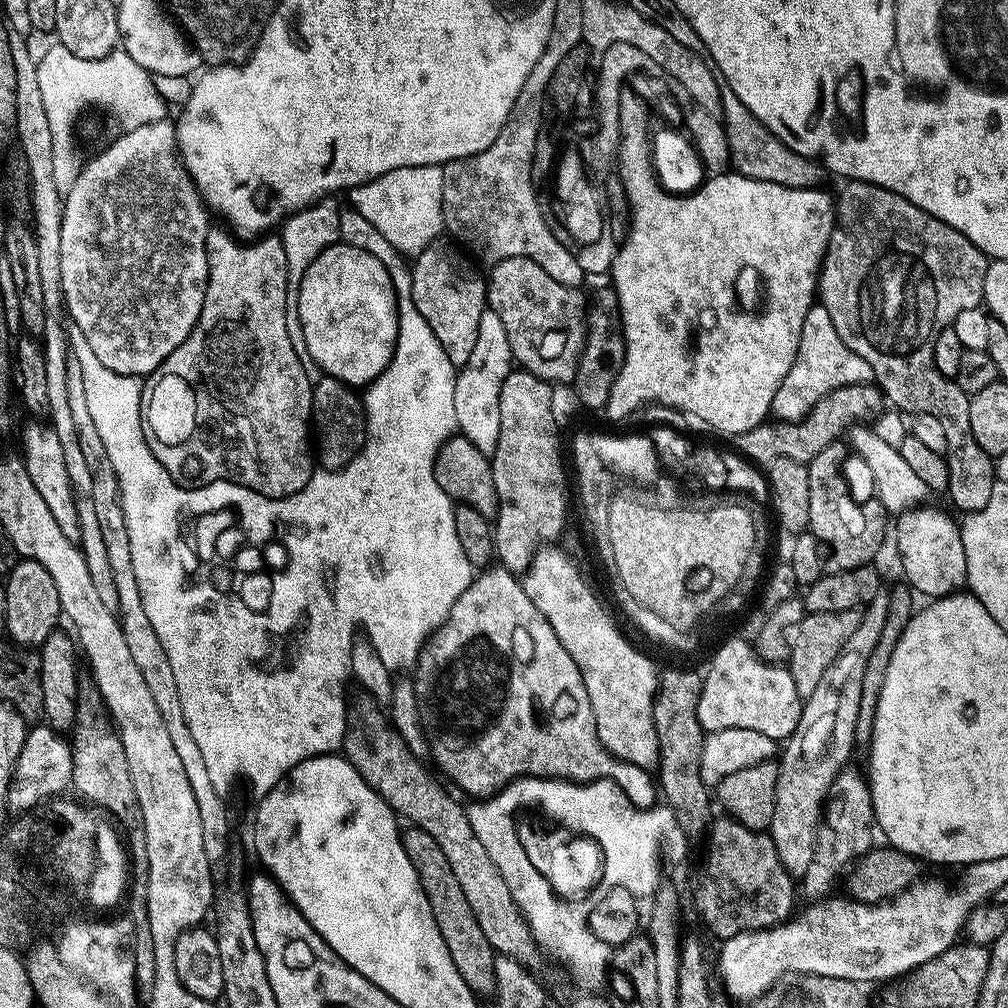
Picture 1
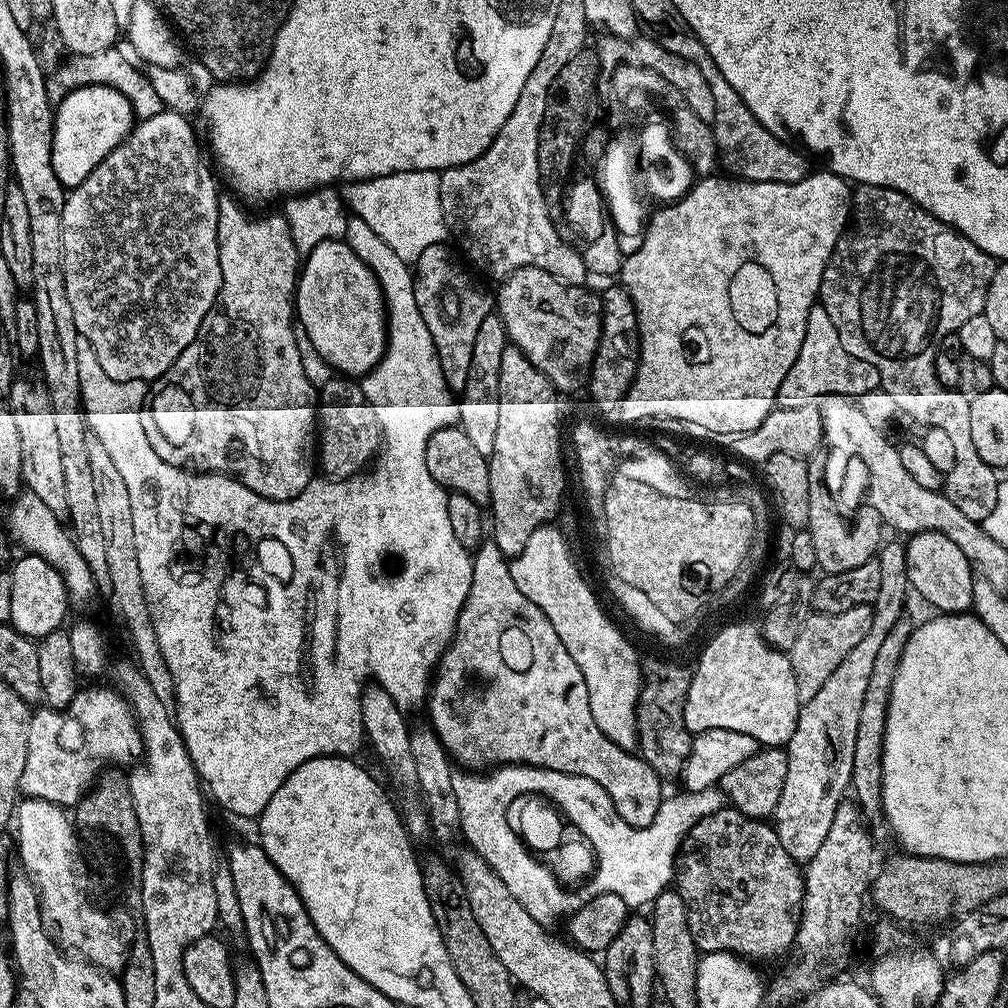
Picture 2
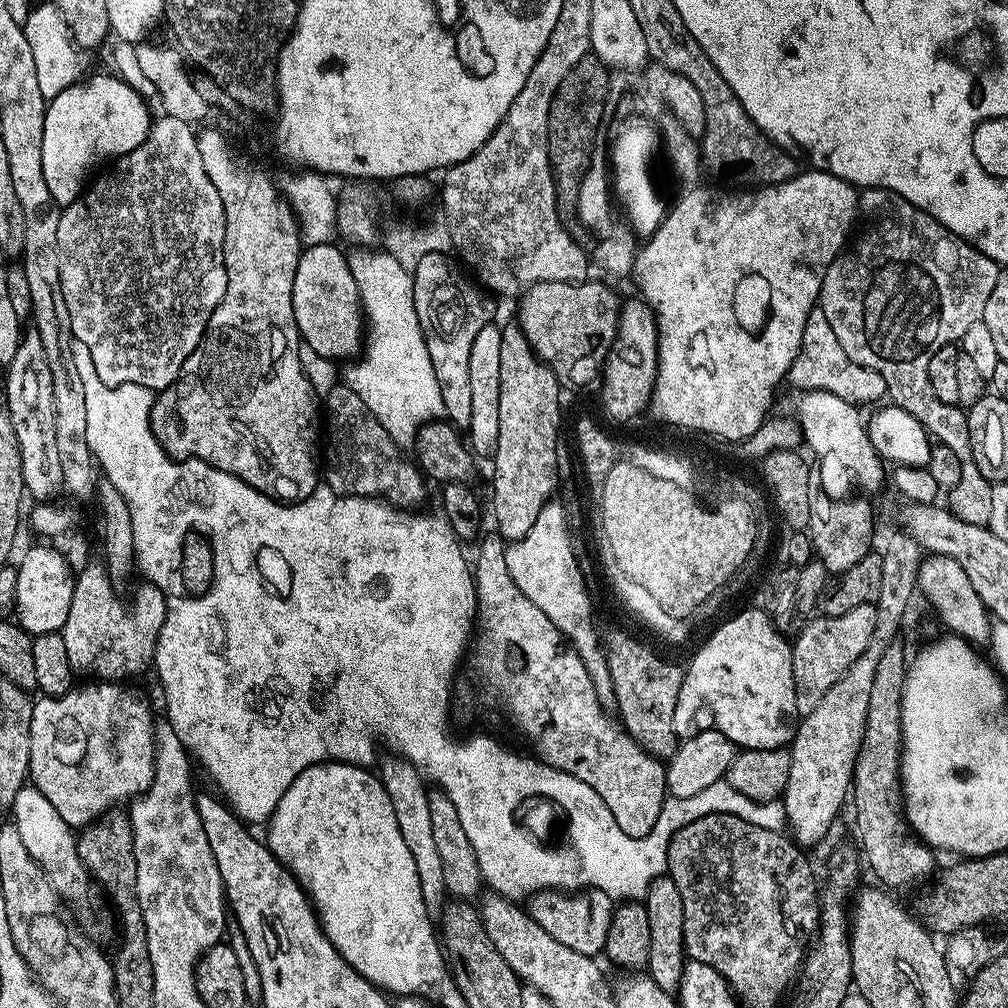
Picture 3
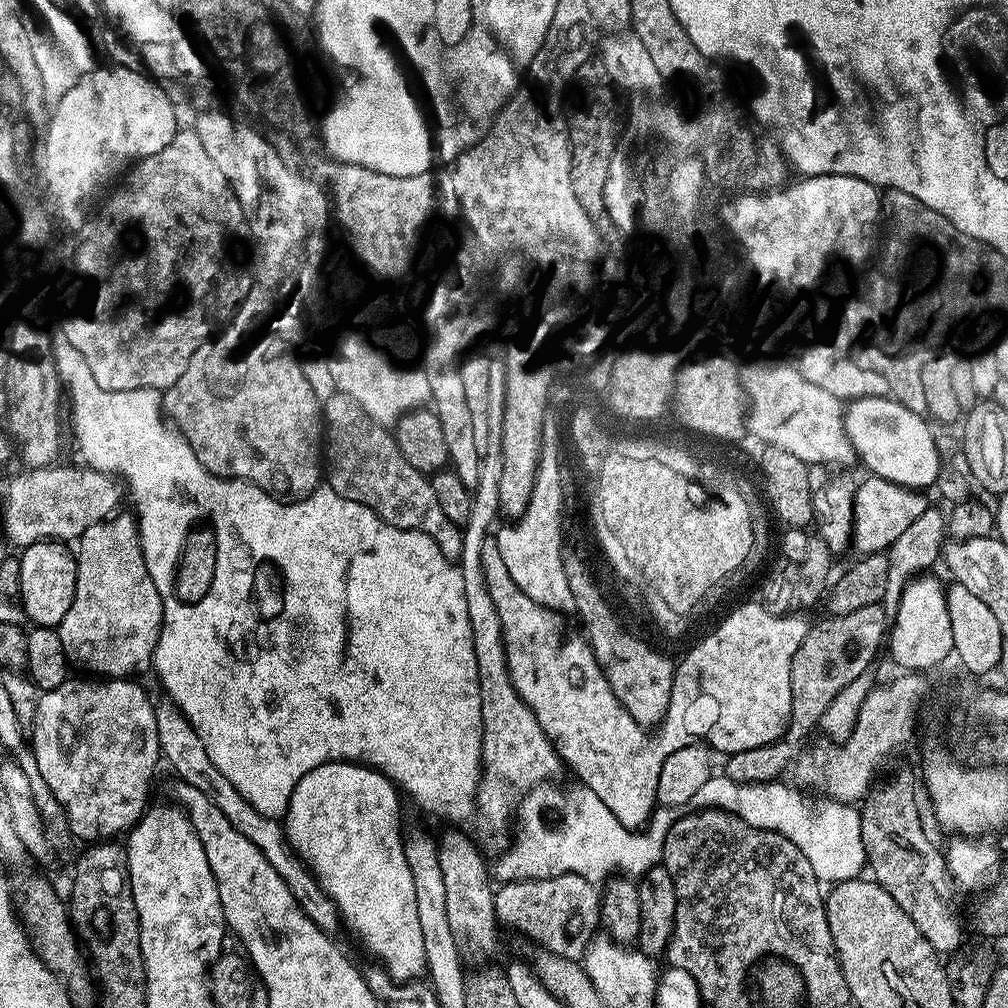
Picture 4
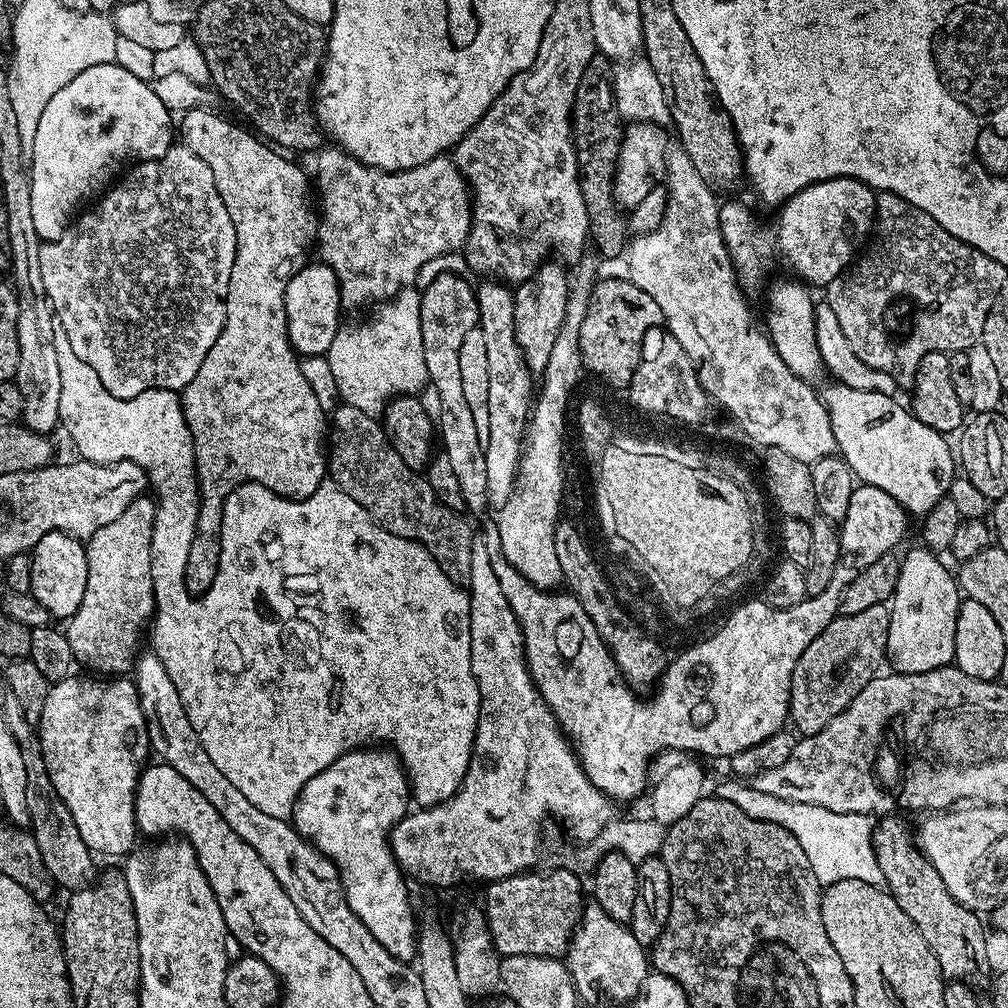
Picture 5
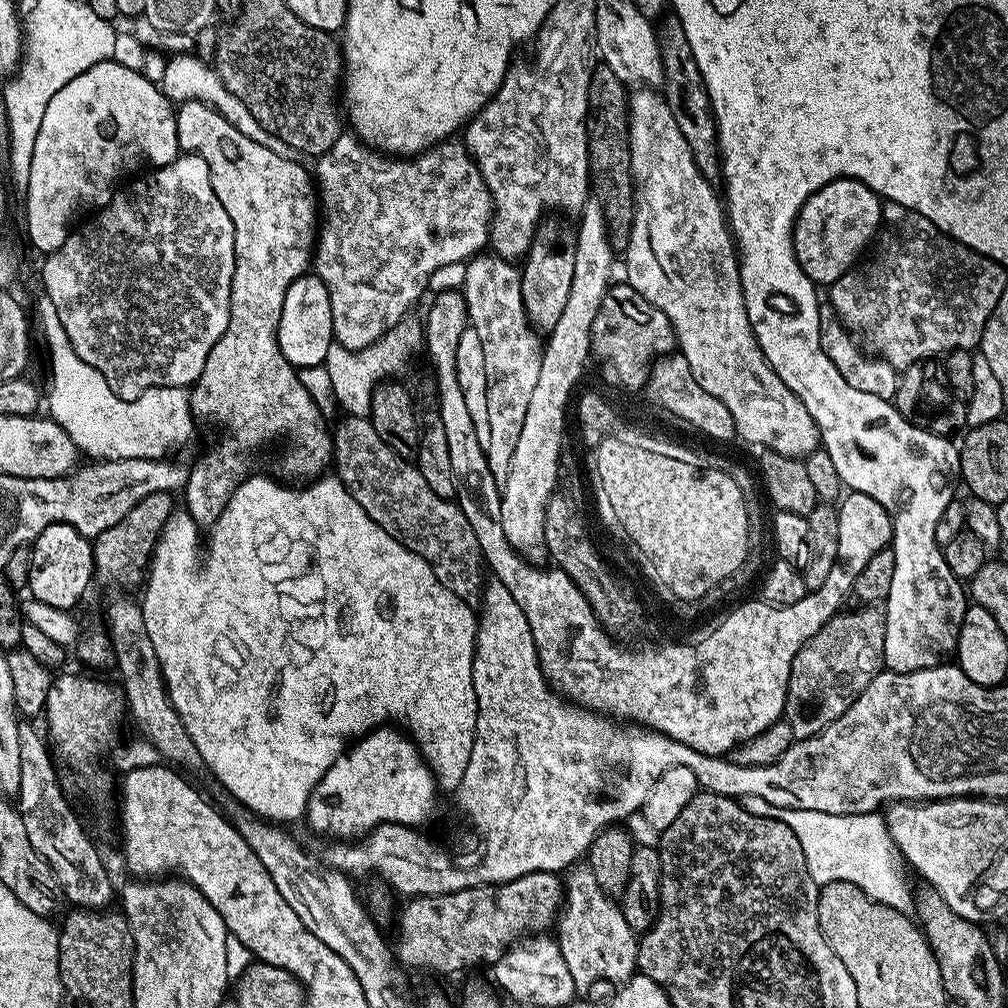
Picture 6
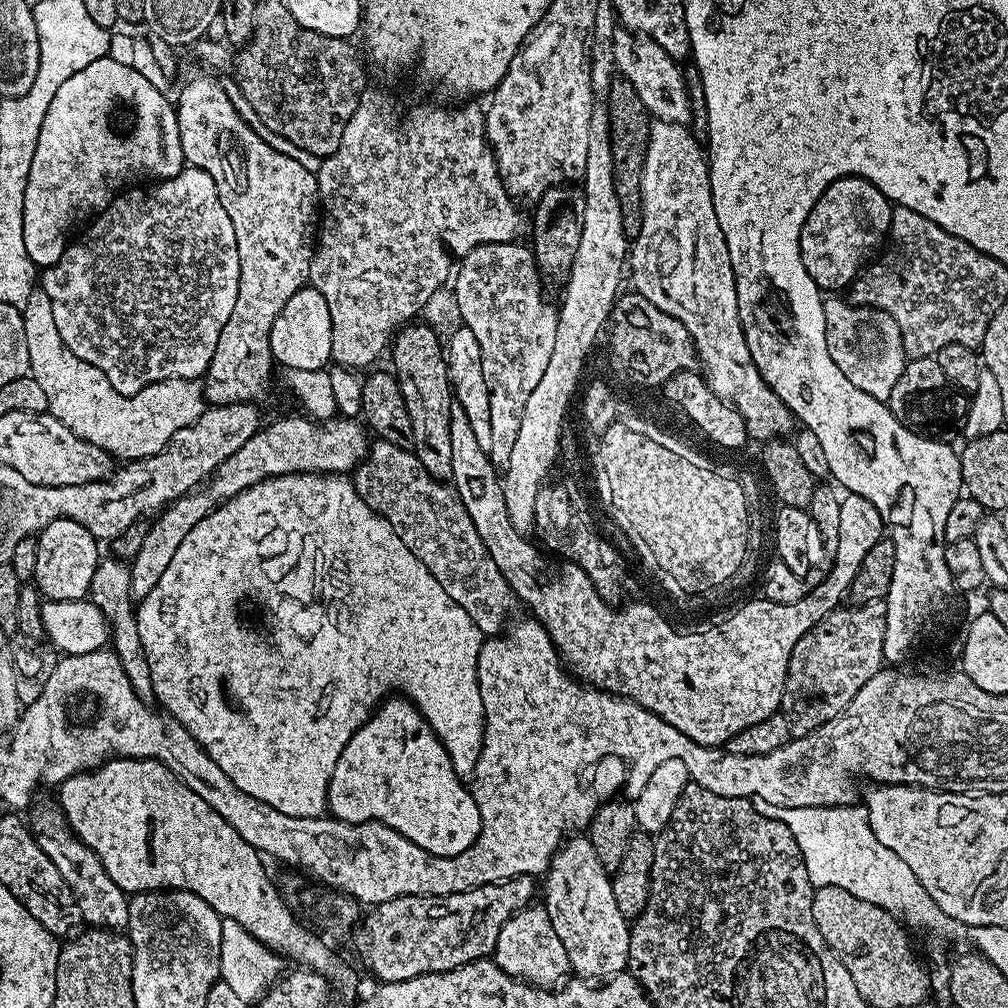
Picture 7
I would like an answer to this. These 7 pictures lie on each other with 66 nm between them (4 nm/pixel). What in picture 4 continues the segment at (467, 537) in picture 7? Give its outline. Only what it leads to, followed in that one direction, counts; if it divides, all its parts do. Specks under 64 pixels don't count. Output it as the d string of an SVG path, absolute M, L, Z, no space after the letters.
M337 392L334 398L323 401L322 432L326 437L322 444L322 460L326 465L328 487L333 488L342 498L369 507L387 524L400 527L402 530L421 531L422 534L429 535L441 548L444 557L453 562L459 561L464 541L461 525L450 522L450 518L442 514L438 506L438 497L434 495L432 489L431 479L425 473L414 470L410 462L406 462L402 450L398 450L395 435L385 425L374 422L374 418L370 418L370 414L366 414L366 410L362 410L362 406L354 402L354 398Z

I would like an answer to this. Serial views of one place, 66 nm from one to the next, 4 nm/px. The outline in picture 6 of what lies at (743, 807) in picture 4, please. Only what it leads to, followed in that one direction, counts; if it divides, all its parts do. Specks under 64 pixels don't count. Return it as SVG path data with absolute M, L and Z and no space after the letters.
M741 796L739 802L746 810L750 810L750 814L781 820L790 826L790 830L794 830L794 838L802 842L802 854L806 858L810 878L814 878L817 886L830 882L848 882L858 886L862 894L882 906L892 907L905 914L913 911L914 888L908 885L900 869L901 857L892 843L885 817L879 811L843 816L818 810L779 808L753 796Z

